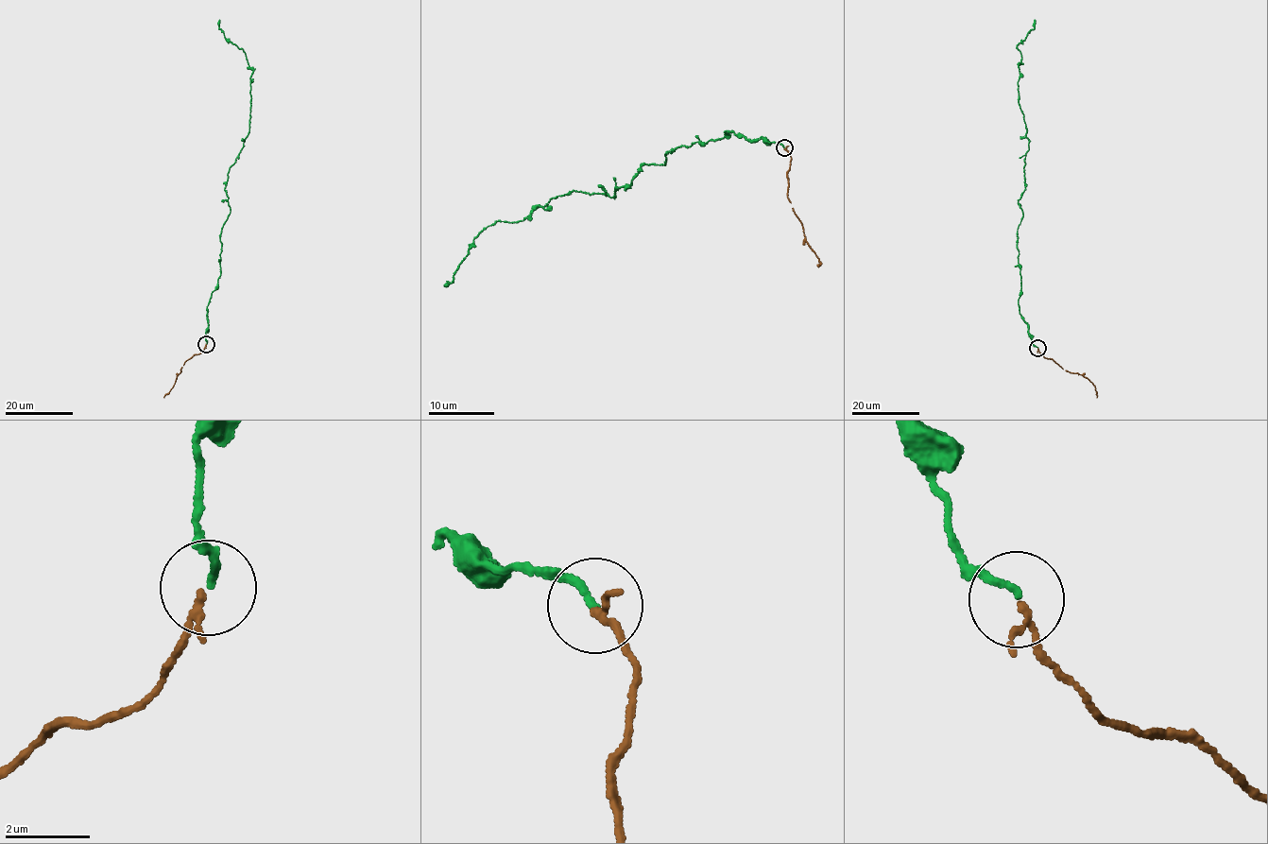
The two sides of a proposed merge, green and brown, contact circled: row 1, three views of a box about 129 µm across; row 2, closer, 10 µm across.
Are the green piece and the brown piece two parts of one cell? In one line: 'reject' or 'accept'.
accept

